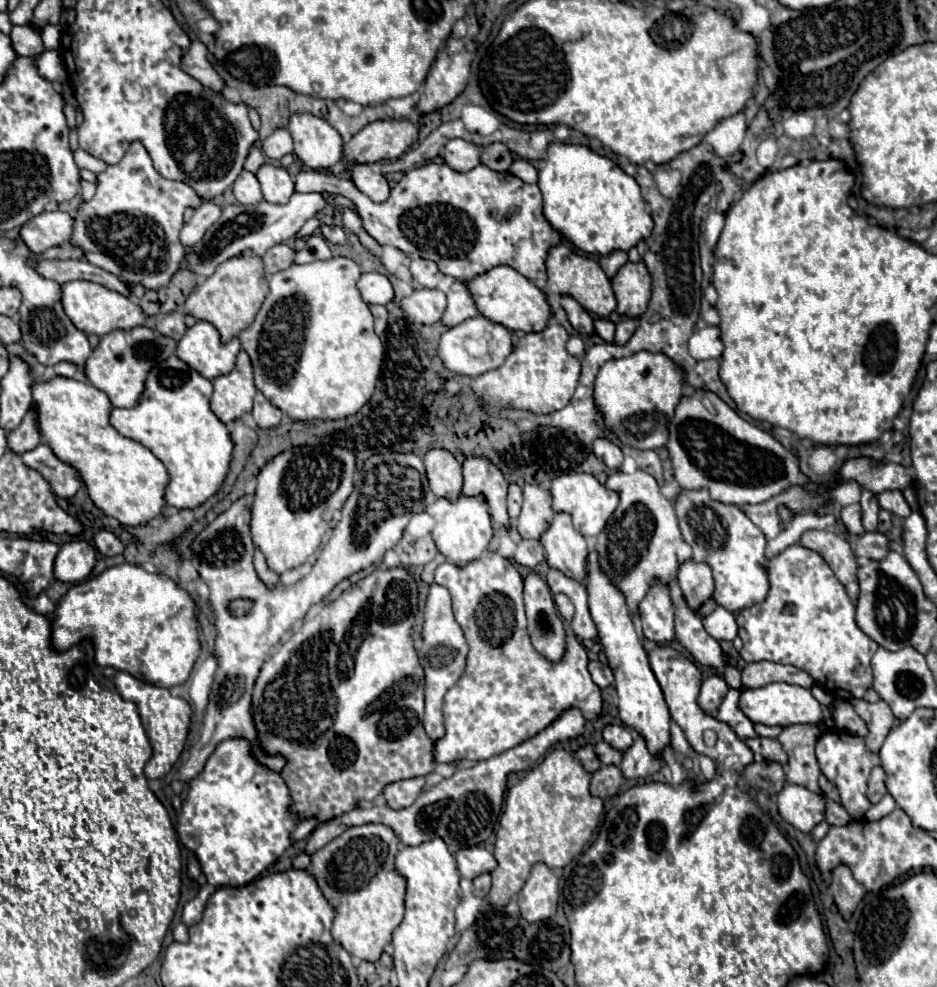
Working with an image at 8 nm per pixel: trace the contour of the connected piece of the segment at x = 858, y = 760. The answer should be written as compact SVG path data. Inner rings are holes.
M828 730L816 742L816 758L818 758L820 770L824 772L824 776L836 784L842 806L846 808L846 812L854 820L864 818L866 810L870 808L870 802L866 798L866 782L868 782L870 770L876 764L880 764L878 754L868 752L866 744L864 744L864 738L860 738L860 736L848 734L844 730Z

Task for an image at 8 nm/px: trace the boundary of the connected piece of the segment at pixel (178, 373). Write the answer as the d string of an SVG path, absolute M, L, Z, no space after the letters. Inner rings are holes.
M172 354L172 358L160 362L154 366L144 382L144 392L138 400L138 404L130 410L126 408L112 408L110 412L110 424L126 438L132 438L146 446L168 470L168 486L164 488L164 500L168 506L174 508L196 508L202 502L206 502L212 494L220 490L220 484L228 472L230 456L232 456L232 440L226 430L226 426L214 416L210 410L210 396L212 396L212 382L202 378L196 370L192 370L188 364L184 364L178 356Z

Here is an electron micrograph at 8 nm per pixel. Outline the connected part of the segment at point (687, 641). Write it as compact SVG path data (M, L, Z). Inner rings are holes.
M676 580L670 584L670 598L672 598L672 606L674 606L676 640L692 654L692 658L696 662L718 670L724 676L724 680L728 682L728 686L732 686L736 690L742 688L740 672L732 664L728 664L718 640L714 640L704 630L700 616L686 606L686 600L684 600L682 590Z

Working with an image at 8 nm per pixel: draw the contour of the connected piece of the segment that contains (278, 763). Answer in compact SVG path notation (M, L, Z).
M254 750L252 756L260 762L260 766L264 766L264 768L268 768L272 772L280 772L284 768L284 764L286 764L286 760L282 756L268 756L268 754L264 754L264 750Z

